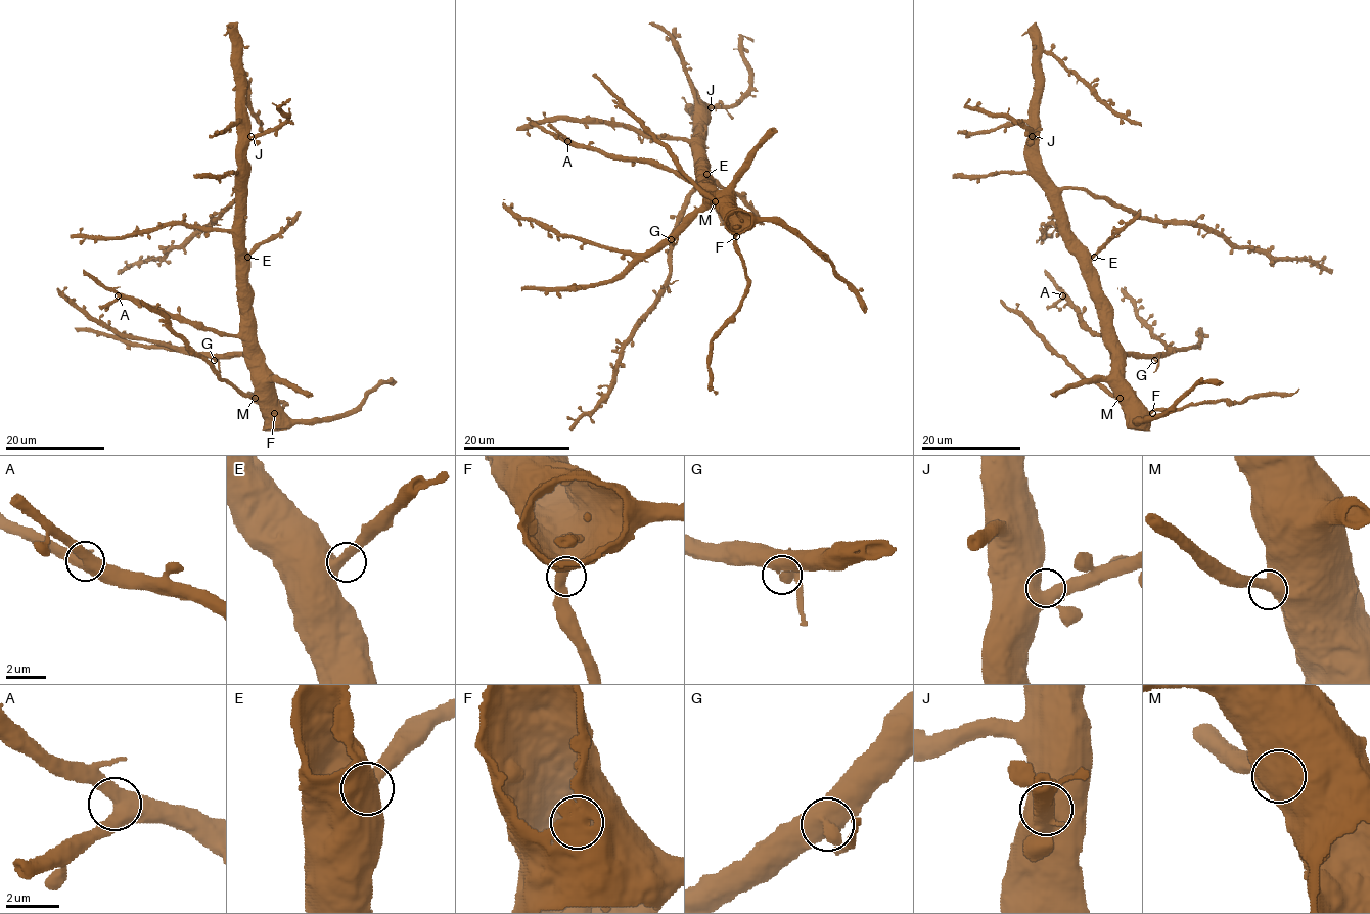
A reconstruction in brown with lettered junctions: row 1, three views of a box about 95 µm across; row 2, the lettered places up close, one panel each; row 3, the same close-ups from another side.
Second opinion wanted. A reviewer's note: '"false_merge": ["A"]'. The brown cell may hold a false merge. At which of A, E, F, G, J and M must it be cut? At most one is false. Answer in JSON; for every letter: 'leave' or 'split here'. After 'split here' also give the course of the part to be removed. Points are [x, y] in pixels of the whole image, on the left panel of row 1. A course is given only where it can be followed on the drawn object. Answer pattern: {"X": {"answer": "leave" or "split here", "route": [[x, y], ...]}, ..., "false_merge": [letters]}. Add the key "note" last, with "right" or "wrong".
{"A": {"answer": "leave"}, "E": {"answer": "leave"}, "F": {"answer": "leave"}, "G": {"answer": "split here", "route": [[214, 360], [220, 372]]}, "J": {"answer": "leave"}, "M": {"answer": "leave"}, "false_merge": ["G"], "note": "wrong"}

